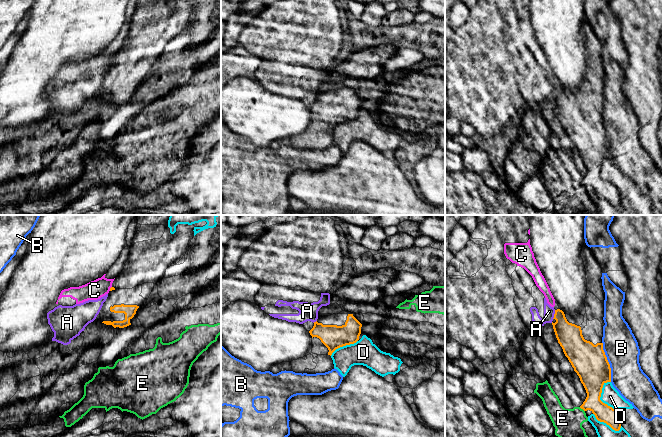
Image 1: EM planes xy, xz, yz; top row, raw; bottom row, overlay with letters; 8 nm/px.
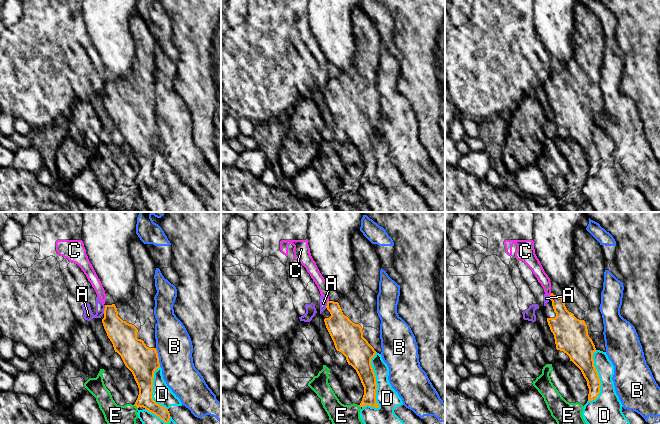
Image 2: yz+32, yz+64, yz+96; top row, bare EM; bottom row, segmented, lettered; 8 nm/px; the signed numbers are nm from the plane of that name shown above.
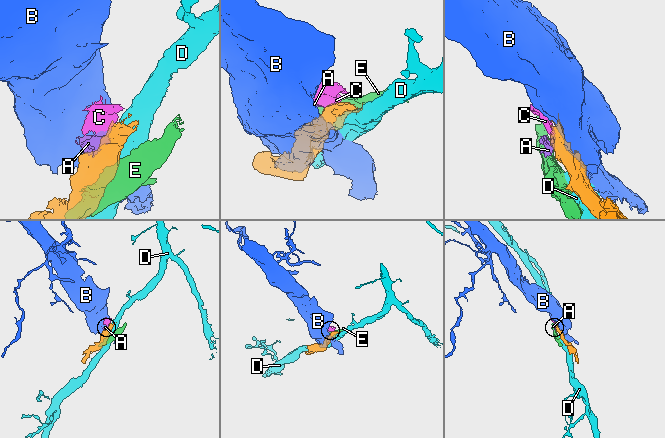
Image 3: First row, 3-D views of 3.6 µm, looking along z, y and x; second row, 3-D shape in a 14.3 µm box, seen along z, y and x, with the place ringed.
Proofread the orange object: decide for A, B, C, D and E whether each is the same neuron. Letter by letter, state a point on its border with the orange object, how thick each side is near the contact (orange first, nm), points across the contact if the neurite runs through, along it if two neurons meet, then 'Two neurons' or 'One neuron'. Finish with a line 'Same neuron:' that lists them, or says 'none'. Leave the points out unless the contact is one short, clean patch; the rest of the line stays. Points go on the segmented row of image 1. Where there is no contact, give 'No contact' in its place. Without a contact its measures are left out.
A: Touches orange at yz (554, 314). Thickness 200 nm (orange) against 90 nm. Boundary: yz (555, 310), (552, 318). Two neurons
B: Touches orange at yz (608, 362). Thickness 280 nm (orange) against 280 nm. Two neurons
C: Touches orange at xy (110, 288). Thickness 30 nm (orange) against 150 nm. Boundary: xy (111, 286), (109, 290). Two neurons
D: Touches orange at yz (599, 398). Thickness 260 nm (orange) against 140 nm. Two neurons
E: Touches orange at yz (582, 408). Thickness 190 nm (orange) against 220 nm. Boundary: yz (579, 407), (584, 411). Two neurons
Same neuron: none

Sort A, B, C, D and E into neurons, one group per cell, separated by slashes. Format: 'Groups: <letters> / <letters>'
Groups: A C / B / D / E

